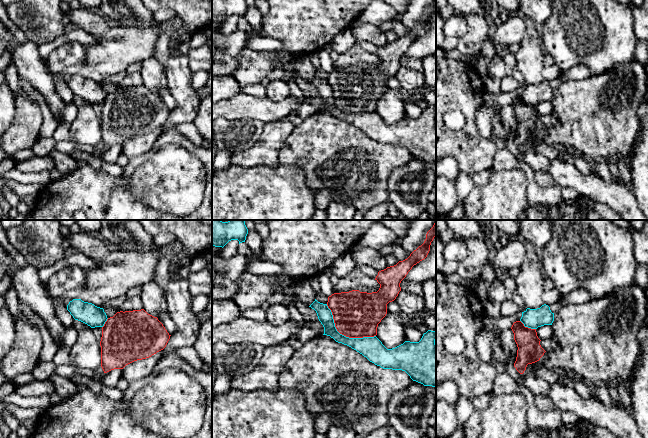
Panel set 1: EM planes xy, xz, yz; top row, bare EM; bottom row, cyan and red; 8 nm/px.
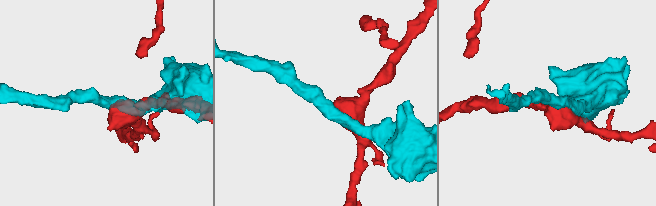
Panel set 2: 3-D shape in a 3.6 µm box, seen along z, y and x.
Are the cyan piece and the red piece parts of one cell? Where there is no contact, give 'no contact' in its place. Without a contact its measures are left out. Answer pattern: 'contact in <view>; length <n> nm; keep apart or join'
contact in xz; length 480 nm; keep apart

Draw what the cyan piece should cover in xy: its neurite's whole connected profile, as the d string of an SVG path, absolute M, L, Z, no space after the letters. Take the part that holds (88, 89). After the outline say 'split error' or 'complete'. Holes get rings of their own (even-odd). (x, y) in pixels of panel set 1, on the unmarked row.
M81 75L70 77L67 86L75 96L81 97L91 104L103 103L108 95L103 84L84 78Z | complete

